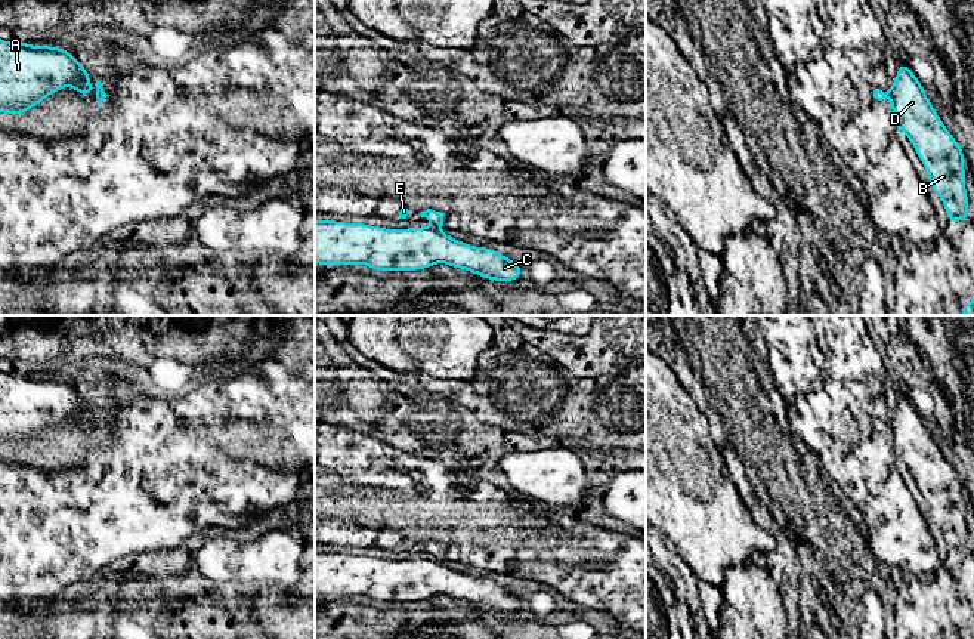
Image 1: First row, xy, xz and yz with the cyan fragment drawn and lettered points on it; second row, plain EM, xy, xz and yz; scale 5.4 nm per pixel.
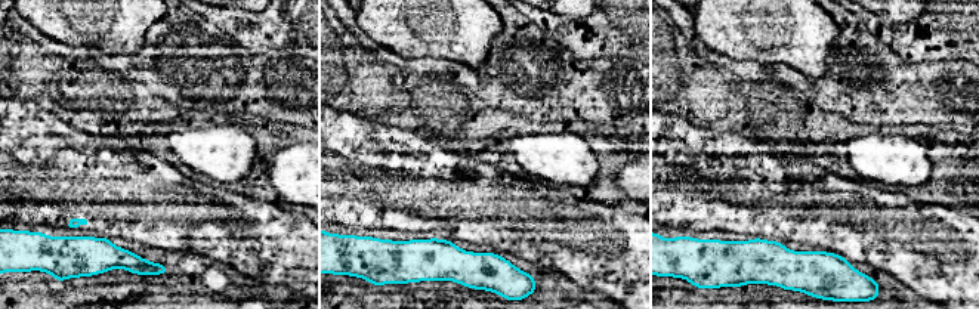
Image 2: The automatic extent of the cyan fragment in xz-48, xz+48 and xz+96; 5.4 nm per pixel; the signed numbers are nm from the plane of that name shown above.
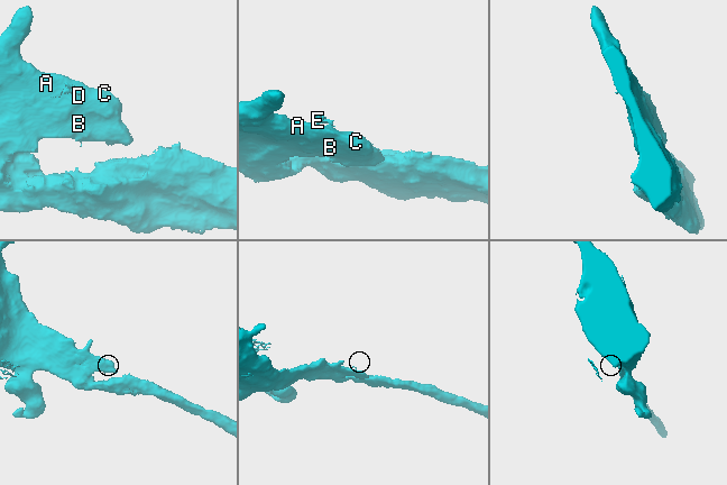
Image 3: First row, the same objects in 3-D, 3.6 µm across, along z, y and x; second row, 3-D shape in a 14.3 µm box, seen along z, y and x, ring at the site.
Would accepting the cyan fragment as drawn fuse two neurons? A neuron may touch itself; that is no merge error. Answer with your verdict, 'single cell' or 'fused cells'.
fused cells

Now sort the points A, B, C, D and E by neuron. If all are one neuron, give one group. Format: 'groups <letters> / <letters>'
groups A B C D / E

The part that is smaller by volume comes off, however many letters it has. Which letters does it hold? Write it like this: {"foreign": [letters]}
{"foreign": ["E"]}

